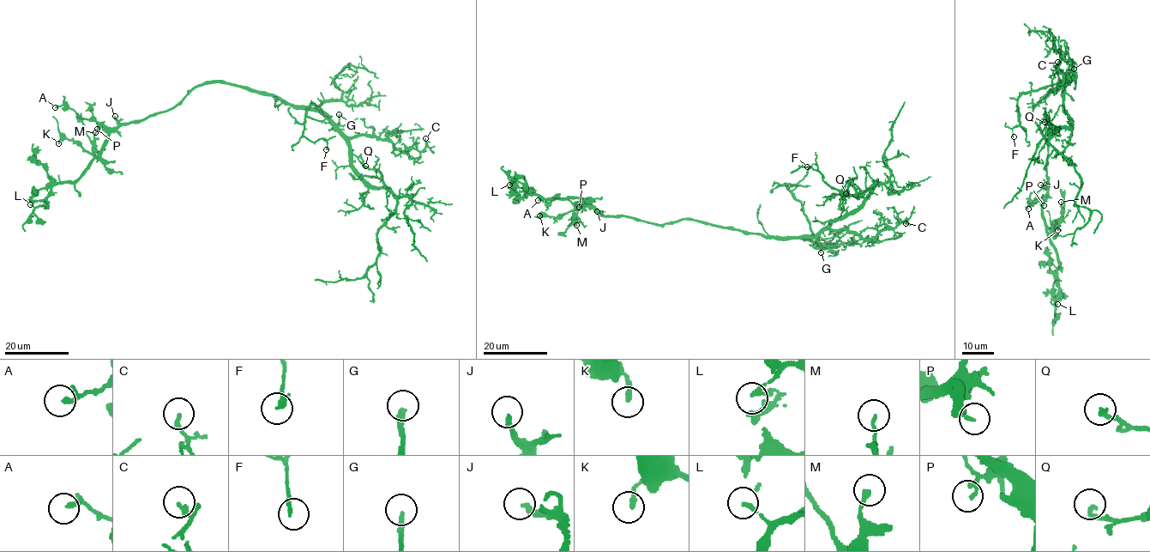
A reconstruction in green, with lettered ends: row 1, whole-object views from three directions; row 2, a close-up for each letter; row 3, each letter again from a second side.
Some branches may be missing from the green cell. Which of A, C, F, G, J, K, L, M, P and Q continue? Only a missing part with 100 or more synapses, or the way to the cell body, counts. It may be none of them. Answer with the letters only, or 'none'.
G

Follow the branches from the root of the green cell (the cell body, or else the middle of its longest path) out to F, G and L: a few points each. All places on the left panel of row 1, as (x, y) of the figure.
F: (279, 100), (319, 108), (329, 117), (328, 113), (310, 105), (303, 133), (314, 142), (325, 140), (326, 149)
G: (279, 100), (294, 106), (318, 108), (334, 126), (339, 124), (339, 114)
L: (279, 100), (232, 84), (198, 84), (170, 109), (110, 133), (75, 181), (56, 184), (45, 204), (30, 204)

